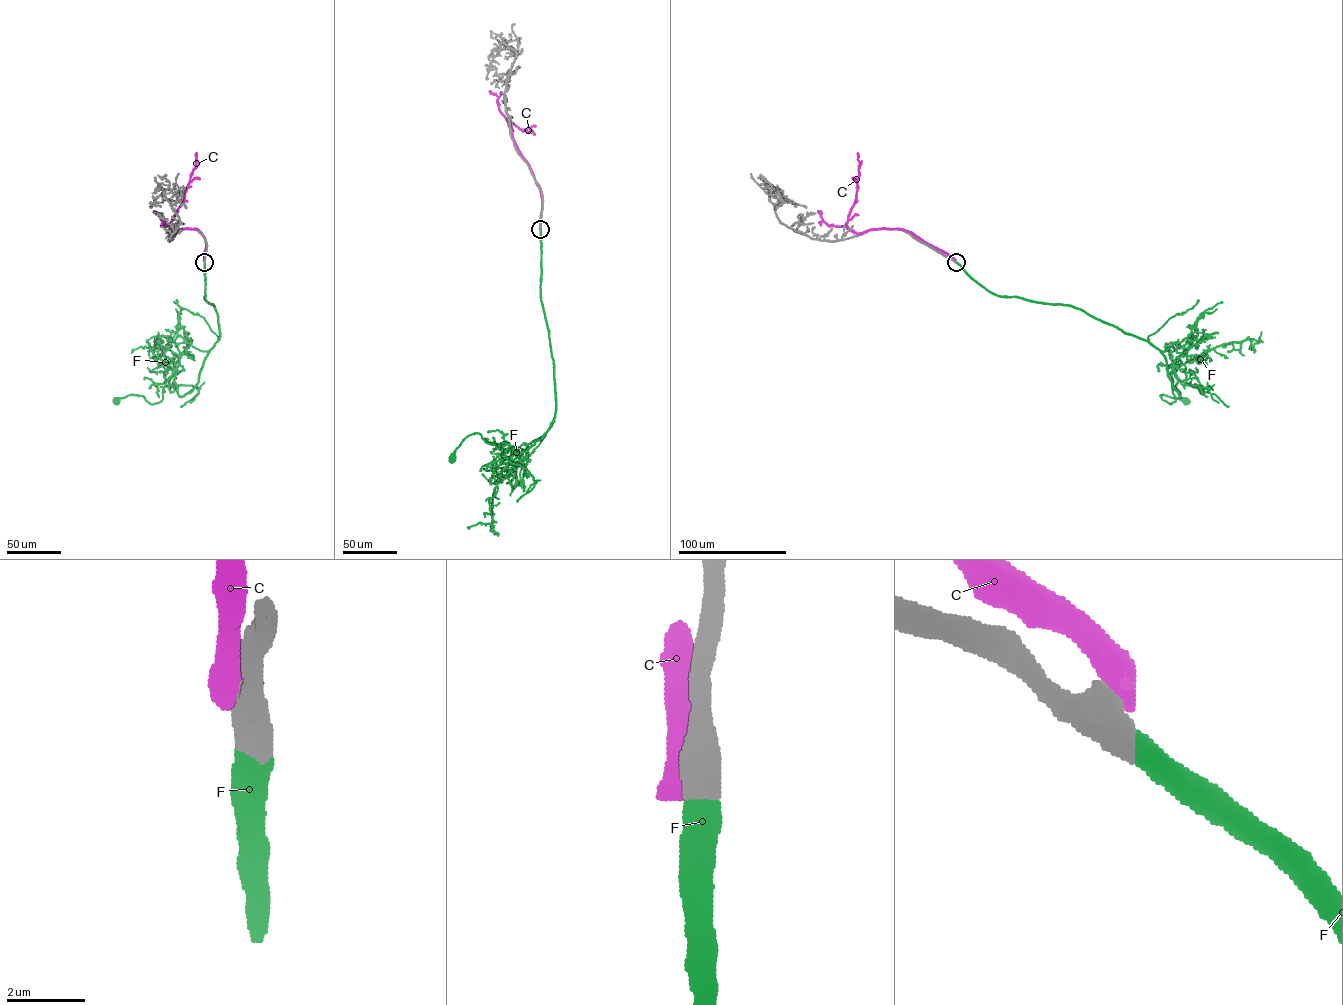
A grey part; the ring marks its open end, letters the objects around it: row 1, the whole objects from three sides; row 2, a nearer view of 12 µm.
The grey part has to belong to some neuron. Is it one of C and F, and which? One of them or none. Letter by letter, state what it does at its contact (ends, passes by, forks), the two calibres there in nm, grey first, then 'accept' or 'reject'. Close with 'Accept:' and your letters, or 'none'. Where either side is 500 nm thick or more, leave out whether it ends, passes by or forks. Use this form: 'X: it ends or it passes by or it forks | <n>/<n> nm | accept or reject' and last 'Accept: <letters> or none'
C: 750/600 nm | reject
F: 700/600 nm | accept
Accept: F

